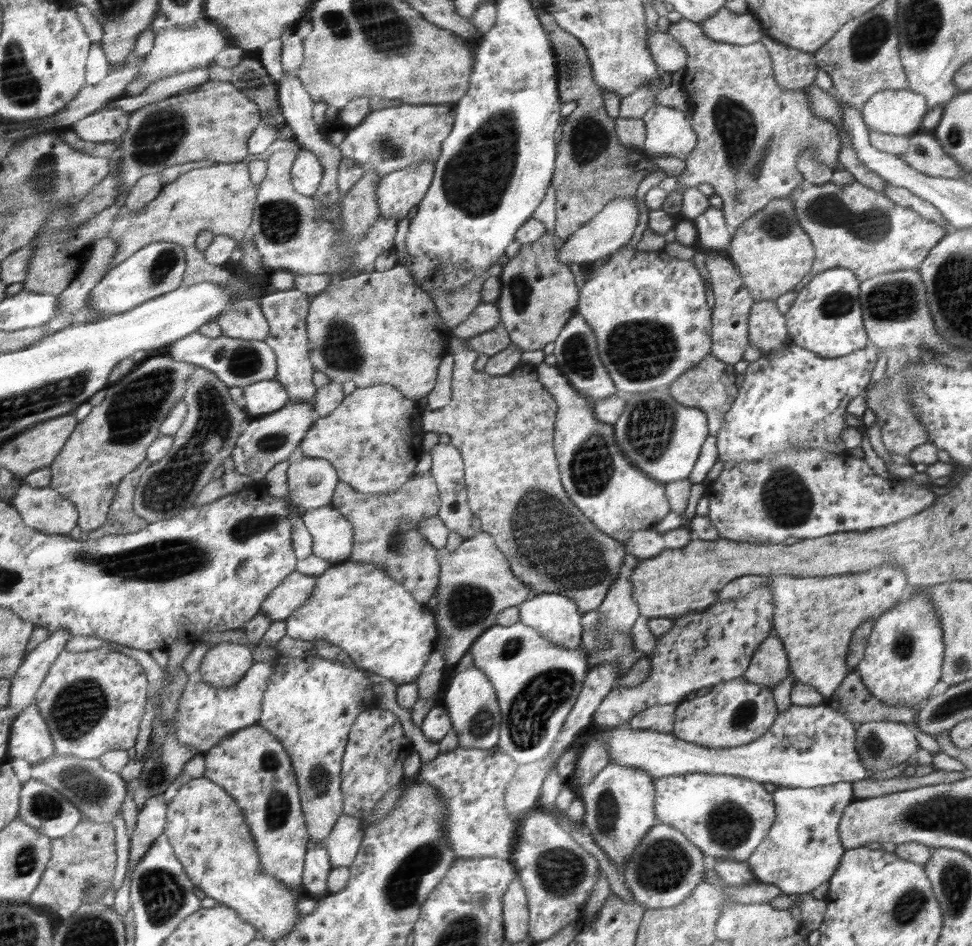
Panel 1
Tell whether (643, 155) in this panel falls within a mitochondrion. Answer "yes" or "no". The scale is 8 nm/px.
no

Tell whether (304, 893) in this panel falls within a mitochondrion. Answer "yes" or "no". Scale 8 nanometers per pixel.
no

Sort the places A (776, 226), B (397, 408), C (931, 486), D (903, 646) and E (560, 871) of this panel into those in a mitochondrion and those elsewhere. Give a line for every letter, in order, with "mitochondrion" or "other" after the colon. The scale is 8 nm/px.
A: mitochondrion
B: other
C: other
D: mitochondrion
E: mitochondrion

